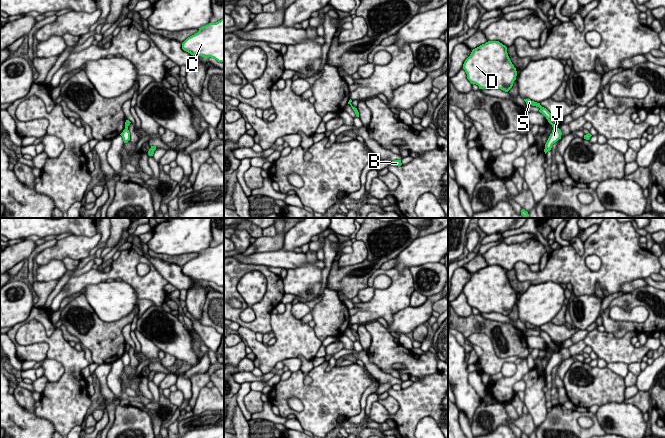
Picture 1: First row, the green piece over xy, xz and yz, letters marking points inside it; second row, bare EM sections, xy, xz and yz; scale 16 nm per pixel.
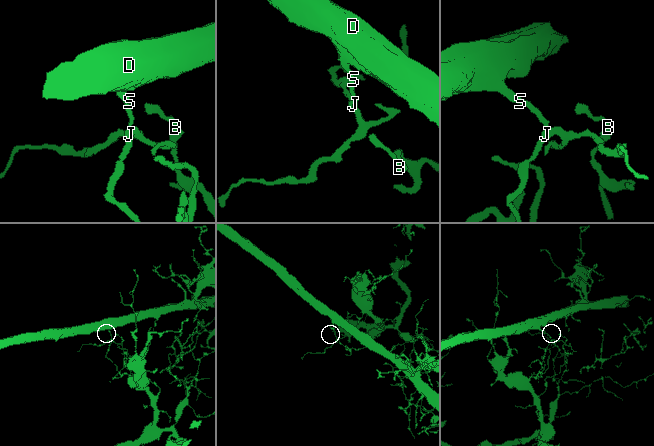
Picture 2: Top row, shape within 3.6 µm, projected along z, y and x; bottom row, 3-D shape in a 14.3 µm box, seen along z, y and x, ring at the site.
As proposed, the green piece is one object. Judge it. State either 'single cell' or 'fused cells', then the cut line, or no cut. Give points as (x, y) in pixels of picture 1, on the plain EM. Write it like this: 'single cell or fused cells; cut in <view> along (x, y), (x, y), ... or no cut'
fused cells; cut in yz along (553, 351), (556, 352)

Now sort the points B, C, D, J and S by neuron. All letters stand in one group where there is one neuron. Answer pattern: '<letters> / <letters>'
B J / C D S

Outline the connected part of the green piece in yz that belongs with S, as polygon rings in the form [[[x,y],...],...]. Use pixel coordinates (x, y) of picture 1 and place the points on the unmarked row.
[[[524,323],[524,325],[526,326],[527,329],[532,329],[532,330],[539,331],[539,332],[540,332],[539,336],[542,337],[542,338],[546,341],[546,343],[547,343],[548,346],[552,349],[552,351],[553,351],[553,352],[557,352],[557,351],[558,351],[559,346],[556,345],[556,344],[552,341],[551,337],[550,337],[546,332],[542,331],[542,330],[540,329],[540,327],[531,325],[530,323]]]

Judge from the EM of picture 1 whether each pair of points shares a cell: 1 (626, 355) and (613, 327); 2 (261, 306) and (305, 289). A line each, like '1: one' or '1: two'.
1: two
2: two

